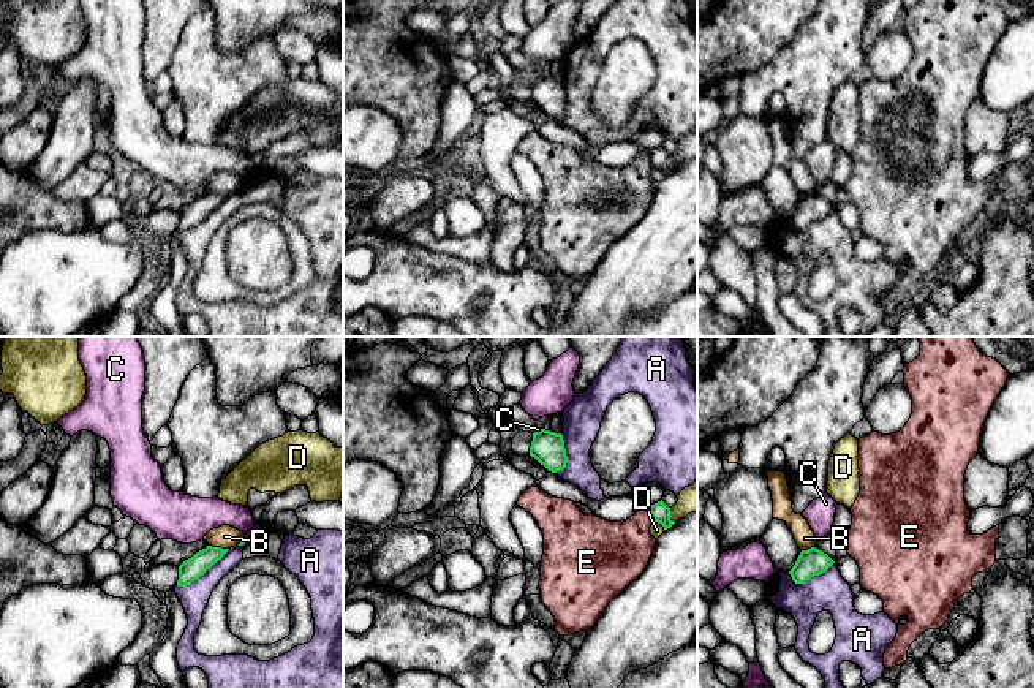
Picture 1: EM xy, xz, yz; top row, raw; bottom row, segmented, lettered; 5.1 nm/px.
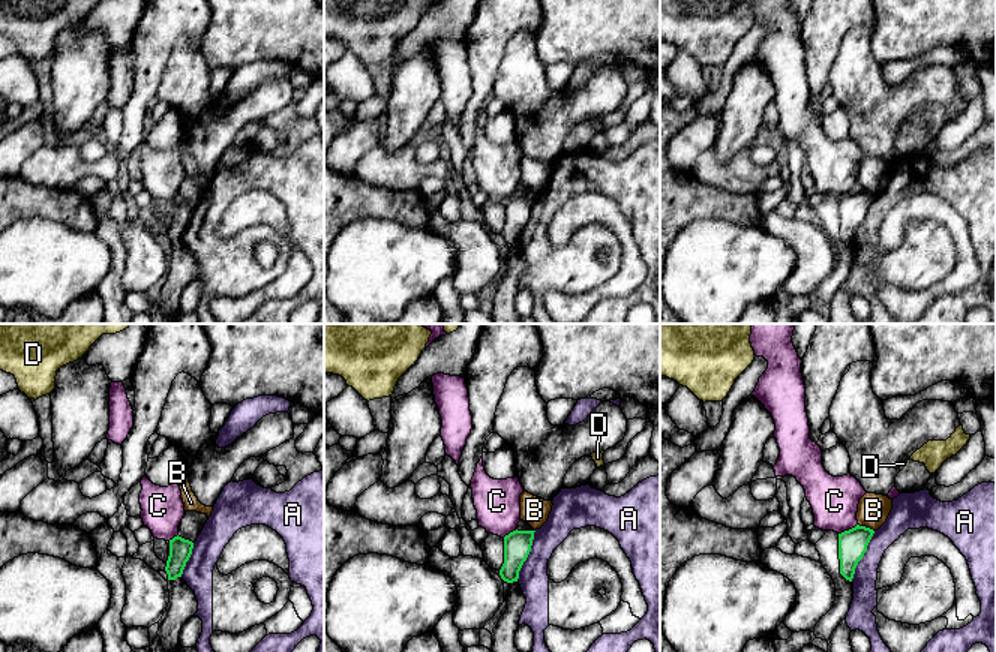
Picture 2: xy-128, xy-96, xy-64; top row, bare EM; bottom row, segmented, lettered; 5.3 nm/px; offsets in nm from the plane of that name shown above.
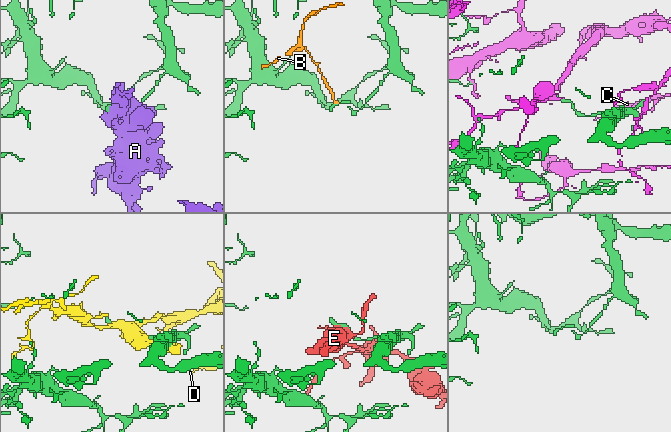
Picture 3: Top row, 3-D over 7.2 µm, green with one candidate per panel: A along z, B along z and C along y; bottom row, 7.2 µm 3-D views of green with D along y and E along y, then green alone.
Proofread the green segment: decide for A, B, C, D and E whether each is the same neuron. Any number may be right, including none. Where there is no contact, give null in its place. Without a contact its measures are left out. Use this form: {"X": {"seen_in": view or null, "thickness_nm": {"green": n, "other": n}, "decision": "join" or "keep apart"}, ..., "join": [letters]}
{"A": {"seen_in": "xy", "thickness_nm": {"green": 110, "other": 140}, "decision": "keep apart"}, "B": {"seen_in": "xy", "thickness_nm": {"green": 110, "other": 120}, "decision": "keep apart"}, "C": {"seen_in": "xz", "thickness_nm": {"green": 170, "other": 20}, "decision": "keep apart"}, "D": {"seen_in": "xz", "thickness_nm": {"green": 100, "other": 140}, "decision": "keep apart"}, "E": {"seen_in": "xz", "thickness_nm": {"green": 100, "other": 320}, "decision": "keep apart"}, "join": []}

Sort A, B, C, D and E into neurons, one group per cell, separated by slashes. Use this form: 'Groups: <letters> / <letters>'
Groups: A / B / C / D / E

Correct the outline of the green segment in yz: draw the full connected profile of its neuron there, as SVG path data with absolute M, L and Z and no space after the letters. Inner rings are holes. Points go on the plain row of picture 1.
M811 193L800 198L789 220L795 229L805 229L811 223L825 218L833 209L835 207L827 199Z

